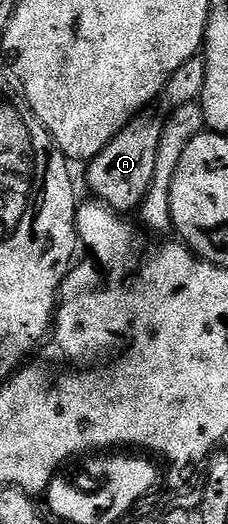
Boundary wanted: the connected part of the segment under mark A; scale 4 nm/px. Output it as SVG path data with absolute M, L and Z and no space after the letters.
M202 56L190 57L175 74L167 80L167 86L158 97L131 118L131 122L106 145L86 166L87 185L102 204L120 215L130 214L130 209L138 210L147 197L153 183L153 167L157 167L157 147L161 147L161 131L167 118L177 107L196 104L205 87L205 63Z

